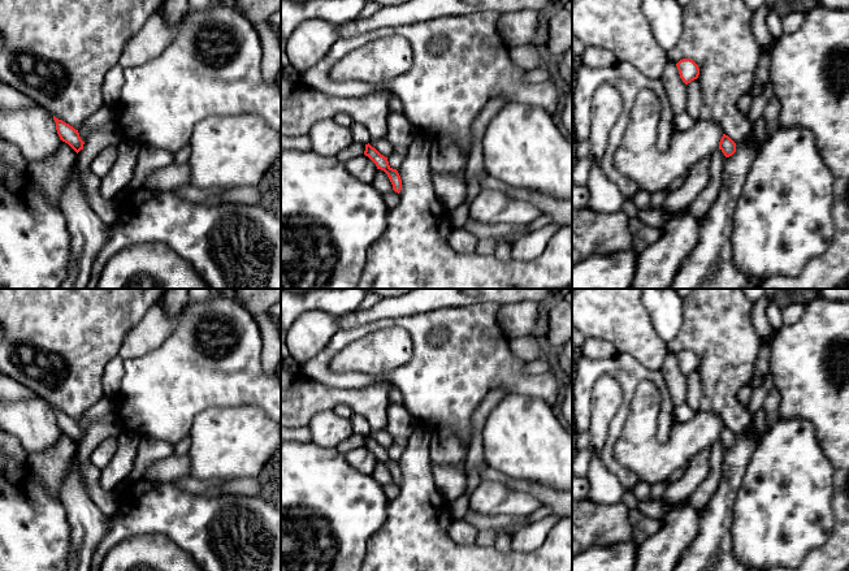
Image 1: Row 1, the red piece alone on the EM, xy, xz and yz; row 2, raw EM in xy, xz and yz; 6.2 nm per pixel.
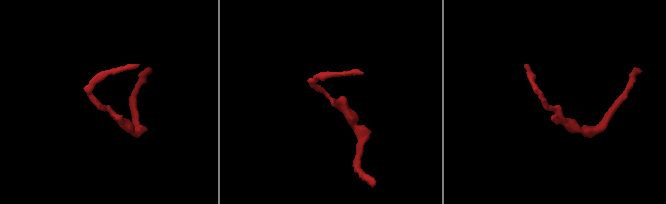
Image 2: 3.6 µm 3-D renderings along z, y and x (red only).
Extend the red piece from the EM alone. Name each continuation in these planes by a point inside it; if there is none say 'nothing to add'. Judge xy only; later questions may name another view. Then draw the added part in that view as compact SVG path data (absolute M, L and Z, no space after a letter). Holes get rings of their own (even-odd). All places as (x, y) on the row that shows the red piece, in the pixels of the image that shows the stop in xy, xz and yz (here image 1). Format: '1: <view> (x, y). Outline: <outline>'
nothing to add

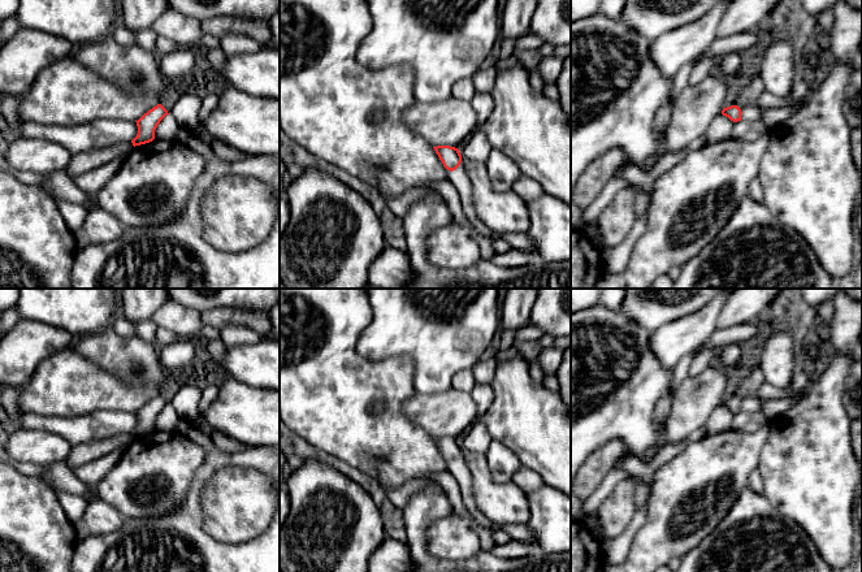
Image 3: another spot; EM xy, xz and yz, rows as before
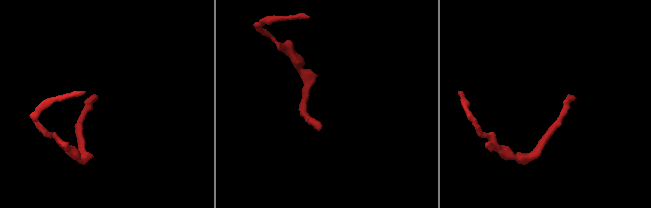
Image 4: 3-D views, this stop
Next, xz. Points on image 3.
1: xz (459, 178). Outline: M463 161L455 170L447 170L447 178L458 191L463 205L463 212L467 216L468 221L472 224L473 229L484 237L489 238L491 242L497 239L493 235L494 231L485 226L475 212L475 208L472 205L472 182L467 174Z

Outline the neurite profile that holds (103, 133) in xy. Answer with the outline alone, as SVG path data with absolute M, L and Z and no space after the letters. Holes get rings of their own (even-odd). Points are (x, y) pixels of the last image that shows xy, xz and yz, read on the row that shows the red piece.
M99 118L75 126L52 126L36 122L23 122L21 126L21 136L59 140L72 155L130 143L137 134L137 122L122 118Z

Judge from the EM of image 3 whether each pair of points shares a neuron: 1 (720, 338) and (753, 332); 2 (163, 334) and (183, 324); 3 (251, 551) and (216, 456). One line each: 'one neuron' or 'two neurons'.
1: one neuron
2: two neurons
3: one neuron

